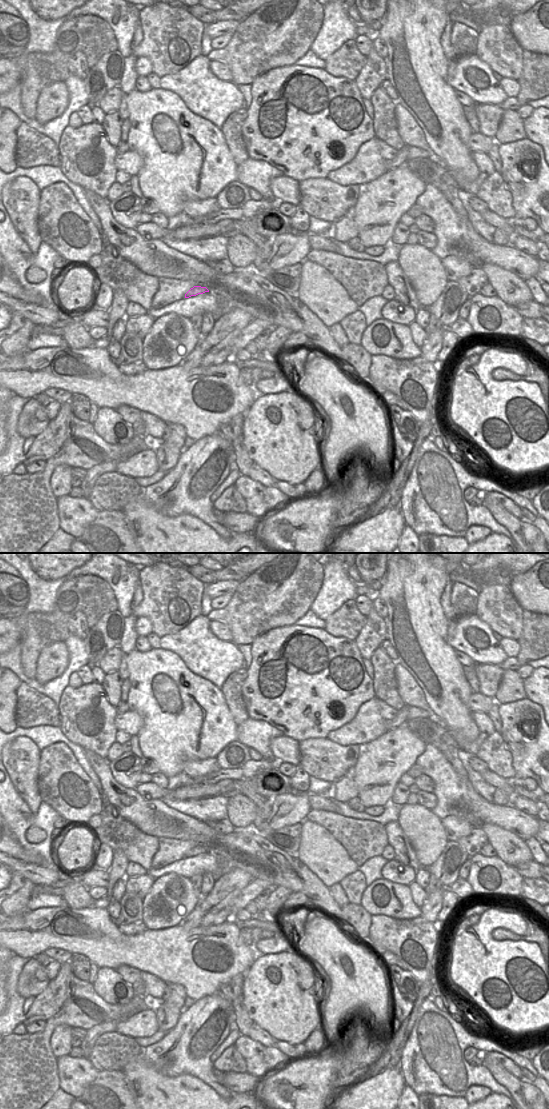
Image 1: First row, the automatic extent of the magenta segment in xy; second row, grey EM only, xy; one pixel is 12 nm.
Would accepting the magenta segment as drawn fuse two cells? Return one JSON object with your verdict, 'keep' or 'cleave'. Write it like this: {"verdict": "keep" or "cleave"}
{"verdict": "keep"}

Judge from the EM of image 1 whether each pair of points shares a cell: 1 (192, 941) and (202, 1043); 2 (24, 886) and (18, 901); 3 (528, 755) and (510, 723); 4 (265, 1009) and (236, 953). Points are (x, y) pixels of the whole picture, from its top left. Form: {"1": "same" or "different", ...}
{"1": "different", "2": "same", "3": "same", "4": "different"}

